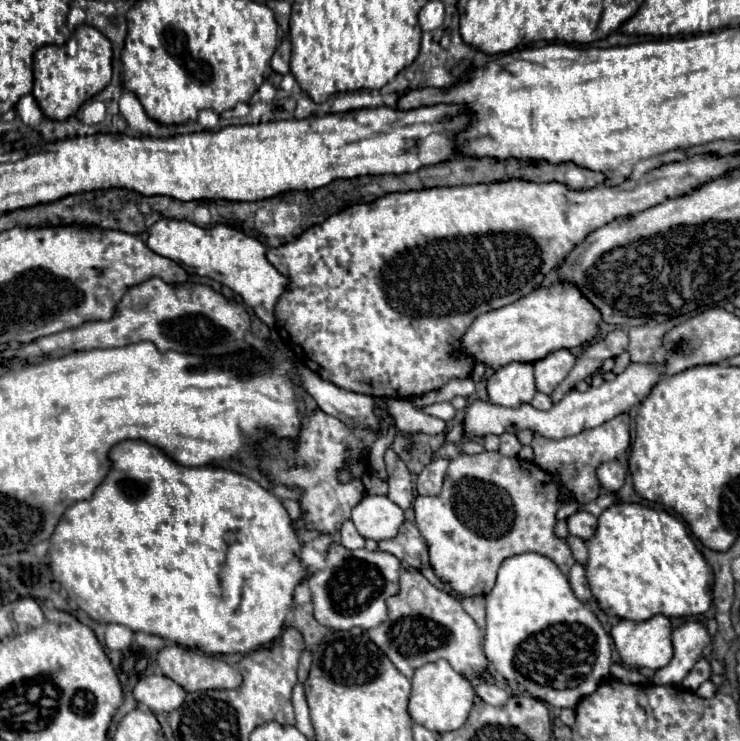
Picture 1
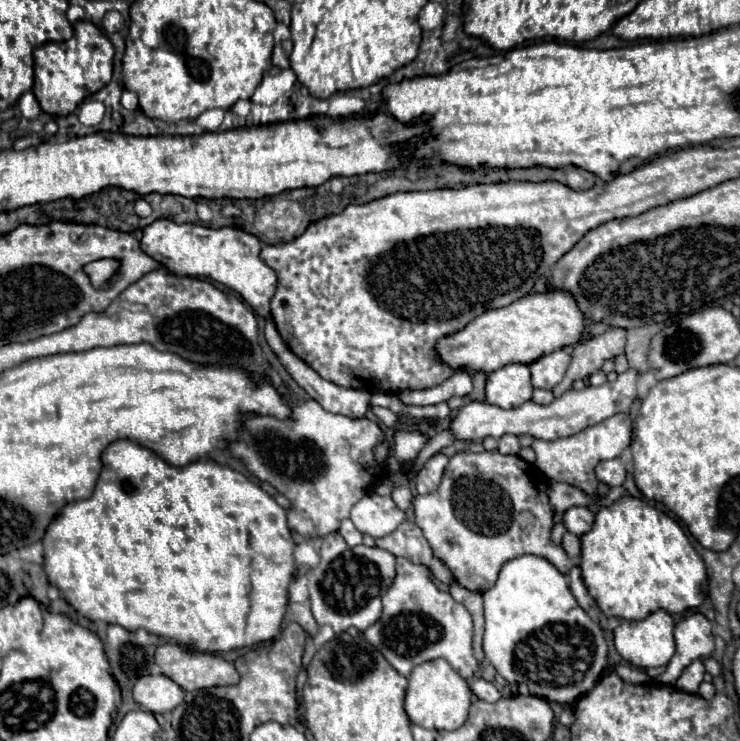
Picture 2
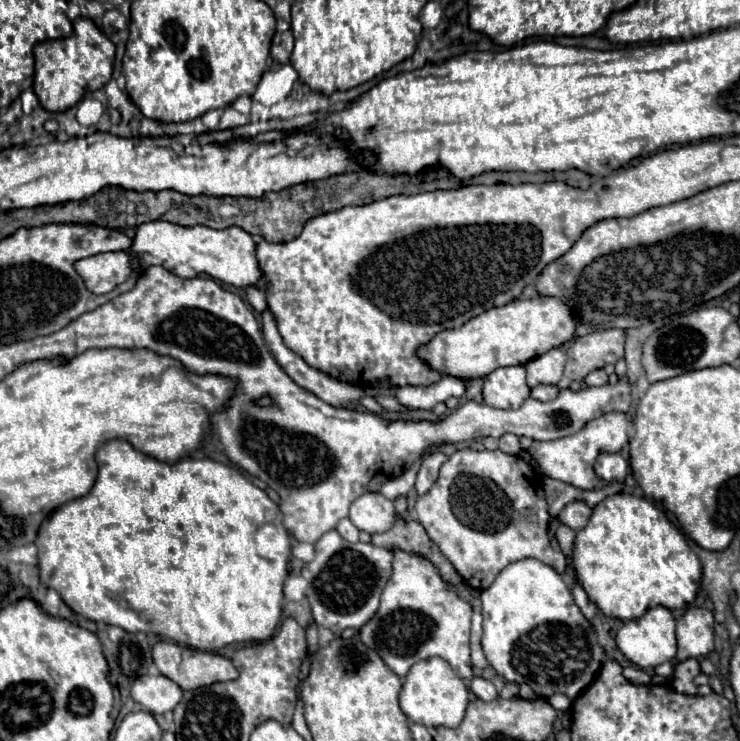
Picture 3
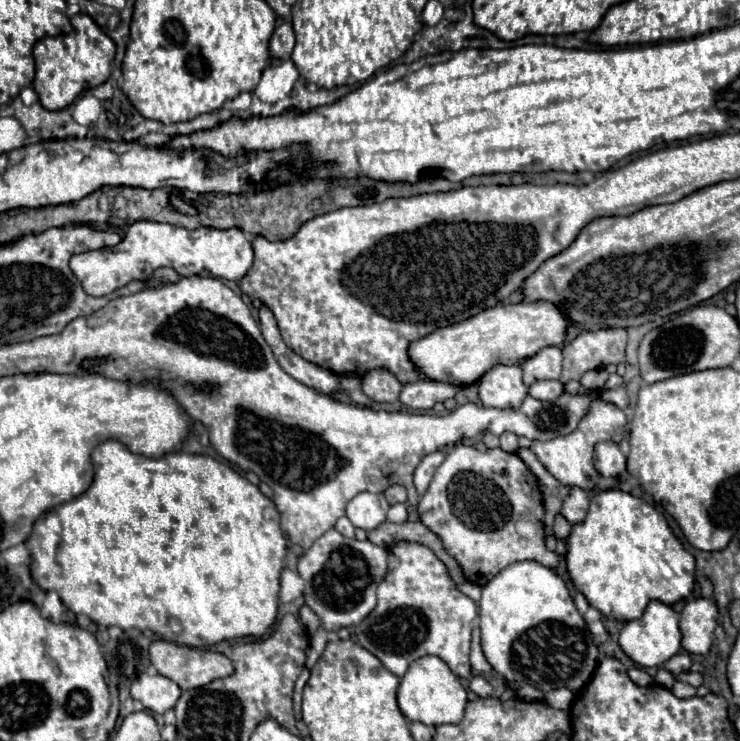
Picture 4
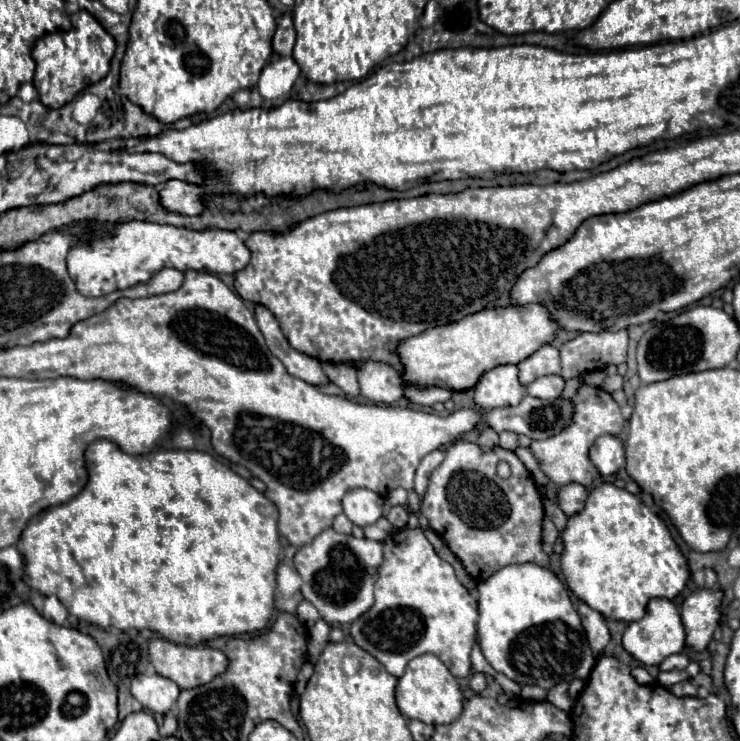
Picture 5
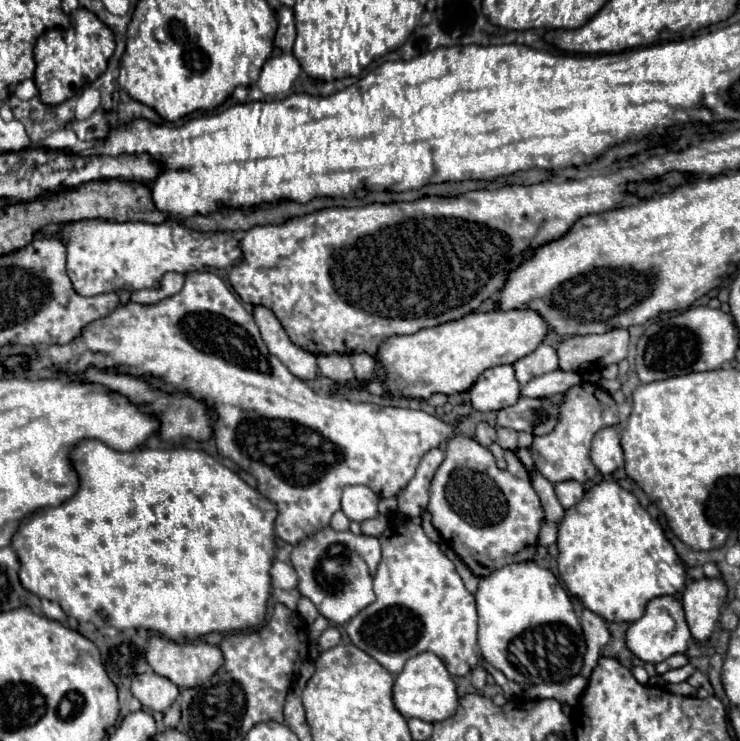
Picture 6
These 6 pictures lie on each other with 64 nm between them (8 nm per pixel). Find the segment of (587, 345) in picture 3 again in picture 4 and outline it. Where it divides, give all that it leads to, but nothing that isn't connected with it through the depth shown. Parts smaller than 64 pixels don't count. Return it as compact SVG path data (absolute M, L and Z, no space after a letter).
M606 328L598 332L584 332L562 348L564 370L560 382L580 380L580 376L594 368L624 362L626 330Z

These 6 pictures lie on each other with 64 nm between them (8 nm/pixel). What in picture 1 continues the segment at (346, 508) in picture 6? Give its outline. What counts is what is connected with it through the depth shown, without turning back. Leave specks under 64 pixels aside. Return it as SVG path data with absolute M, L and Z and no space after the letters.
M366 494L352 510L352 522L362 538L380 542L396 536L400 524L404 522L404 512L388 500L388 496Z

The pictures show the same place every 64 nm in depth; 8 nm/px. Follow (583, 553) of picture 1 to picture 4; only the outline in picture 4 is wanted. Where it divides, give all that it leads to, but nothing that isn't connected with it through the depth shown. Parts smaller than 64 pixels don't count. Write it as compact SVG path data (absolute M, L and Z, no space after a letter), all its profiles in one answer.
M556 516L556 524L554 524L554 536L558 538L558 540L568 540L568 536L570 536L570 530L572 530L572 526L568 524L568 520L564 518L564 516Z

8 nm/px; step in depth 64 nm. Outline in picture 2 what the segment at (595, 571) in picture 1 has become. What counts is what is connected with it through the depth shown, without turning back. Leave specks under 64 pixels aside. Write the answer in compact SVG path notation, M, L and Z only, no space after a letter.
M622 496L610 506L602 506L594 518L592 530L582 538L582 578L606 616L616 616L622 620L642 620L656 610L668 614L682 614L690 608L698 608L704 602L704 590L708 584L708 574L704 560L690 544L682 526L664 512L648 506L640 498Z

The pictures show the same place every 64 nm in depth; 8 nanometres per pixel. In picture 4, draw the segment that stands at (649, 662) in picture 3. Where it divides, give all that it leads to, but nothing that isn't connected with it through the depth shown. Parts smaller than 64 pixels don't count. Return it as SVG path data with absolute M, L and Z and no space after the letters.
M650 602L642 618L626 622L620 630L620 648L642 668L662 666L664 660L670 660L674 654L680 652L680 628L676 616L678 614L672 610L672 606L662 602Z

